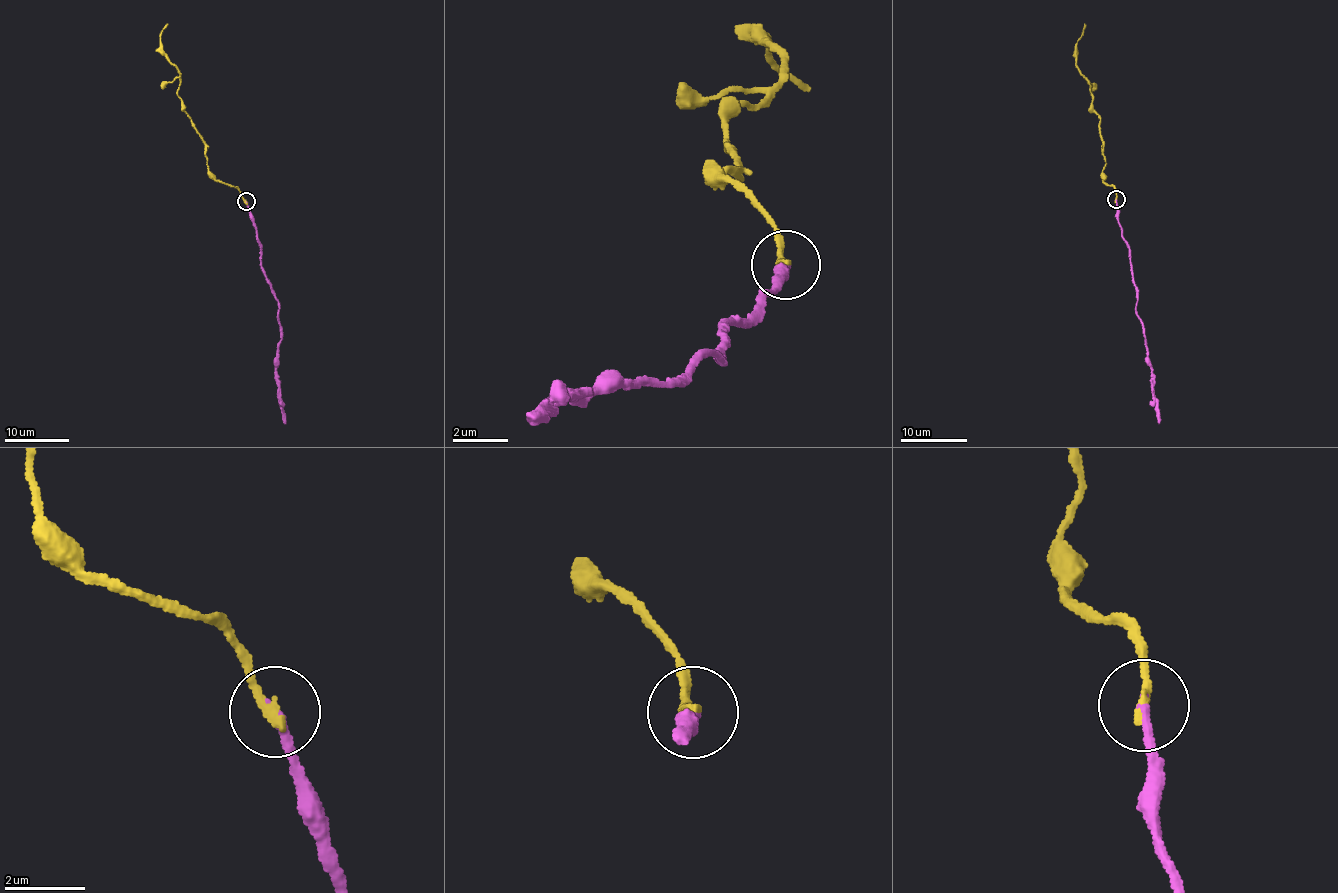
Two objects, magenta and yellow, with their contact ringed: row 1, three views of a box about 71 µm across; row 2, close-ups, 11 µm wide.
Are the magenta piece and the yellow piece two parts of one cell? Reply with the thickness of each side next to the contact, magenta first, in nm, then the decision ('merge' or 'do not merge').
220 nm thick on the magenta side, 280 nm on the other; do not merge

